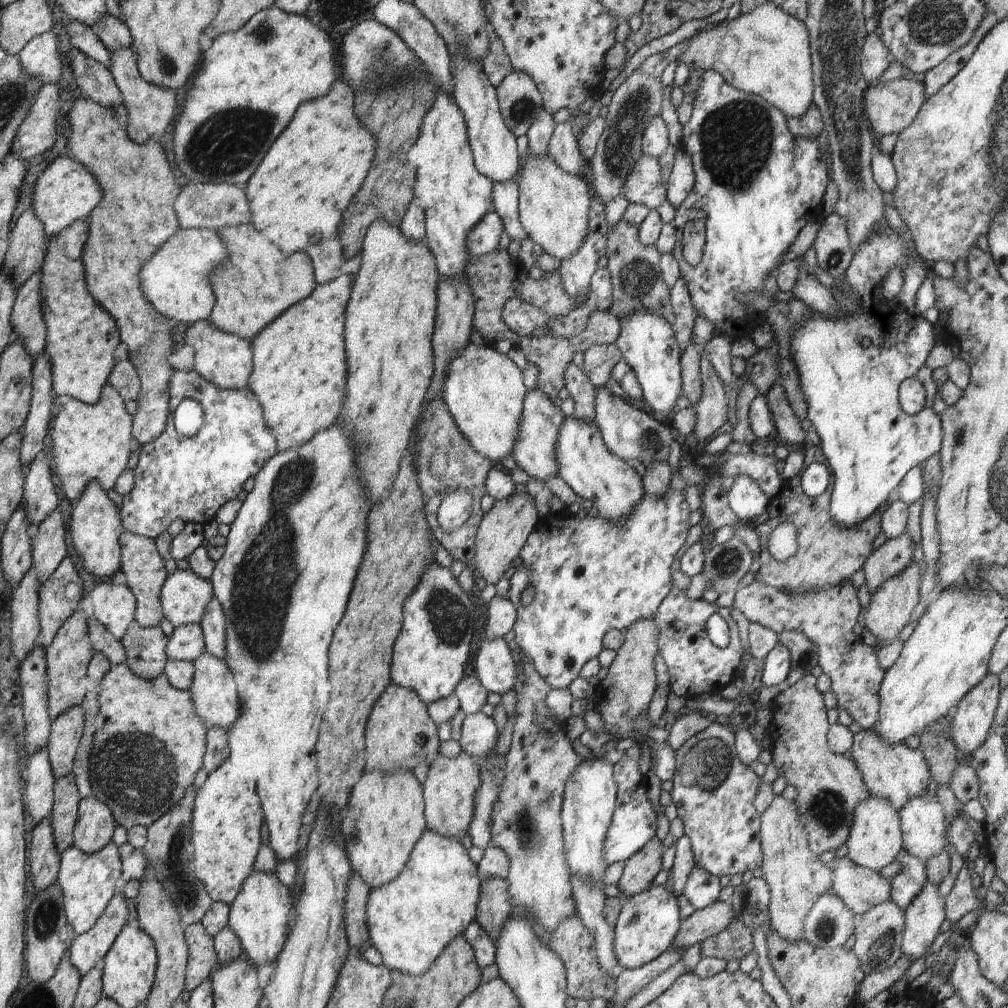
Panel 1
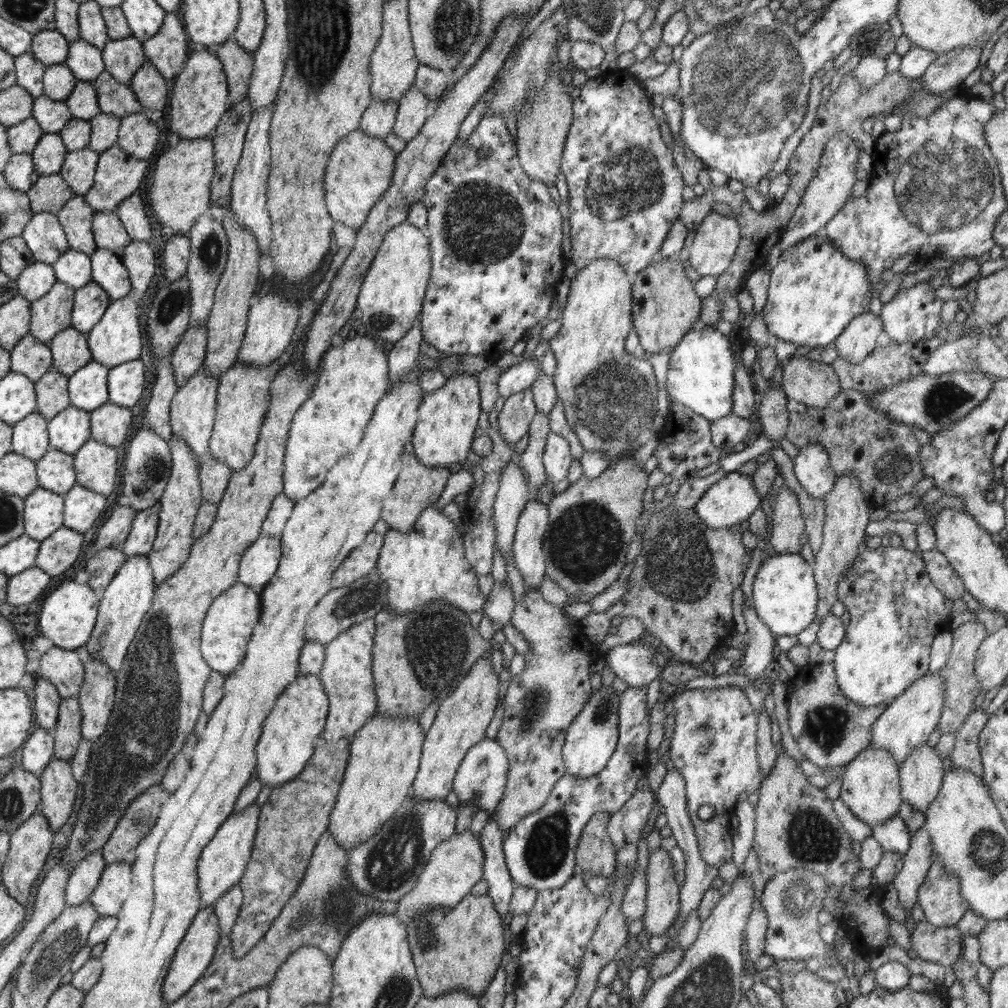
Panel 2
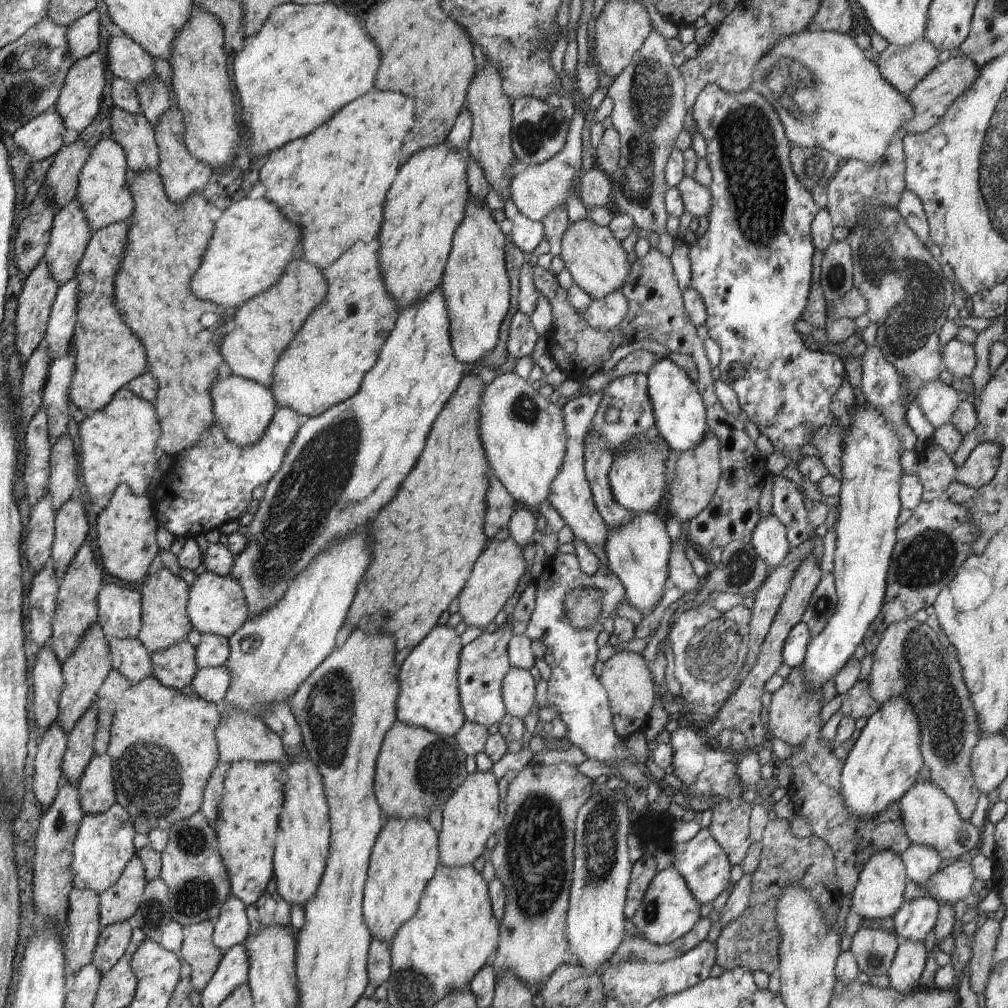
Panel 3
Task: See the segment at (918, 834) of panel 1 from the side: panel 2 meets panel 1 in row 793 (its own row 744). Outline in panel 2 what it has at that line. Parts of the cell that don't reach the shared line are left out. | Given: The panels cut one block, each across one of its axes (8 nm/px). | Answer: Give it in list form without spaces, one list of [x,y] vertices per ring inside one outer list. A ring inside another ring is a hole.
[[[924,744],[914,748],[906,759],[899,768],[903,802],[925,814],[941,787],[943,758],[934,746]]]

